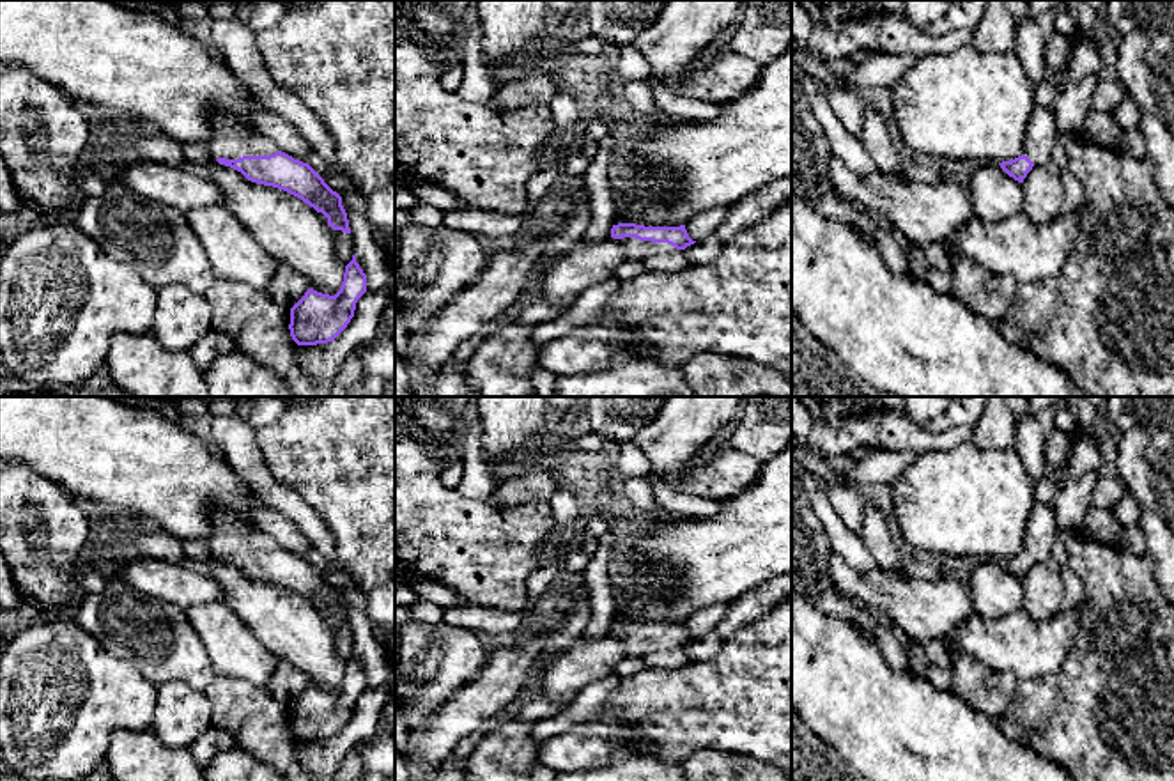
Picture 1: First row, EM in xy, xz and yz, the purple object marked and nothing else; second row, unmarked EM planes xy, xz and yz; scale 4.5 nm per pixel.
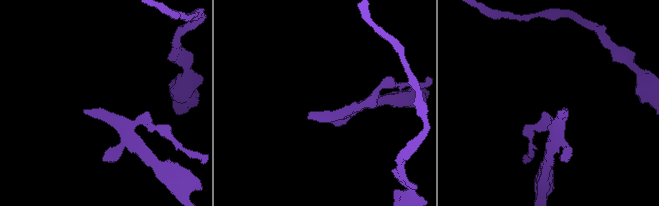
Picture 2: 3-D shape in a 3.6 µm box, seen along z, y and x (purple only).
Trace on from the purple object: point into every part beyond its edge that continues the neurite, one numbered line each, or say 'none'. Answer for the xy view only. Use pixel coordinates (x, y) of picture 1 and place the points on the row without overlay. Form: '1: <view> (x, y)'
1: xy (231, 535)

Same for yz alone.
1: yz (1042, 528)

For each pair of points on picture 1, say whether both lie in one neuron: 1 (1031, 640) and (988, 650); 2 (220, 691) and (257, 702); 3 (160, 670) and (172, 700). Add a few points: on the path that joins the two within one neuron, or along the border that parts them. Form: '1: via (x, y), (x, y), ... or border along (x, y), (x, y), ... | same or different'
1: via (1020, 643), (999, 643) | same
2: via (229, 696), (234, 702), (248, 702) | same
3: border along (156, 686), (183, 682), (202, 693) | different

